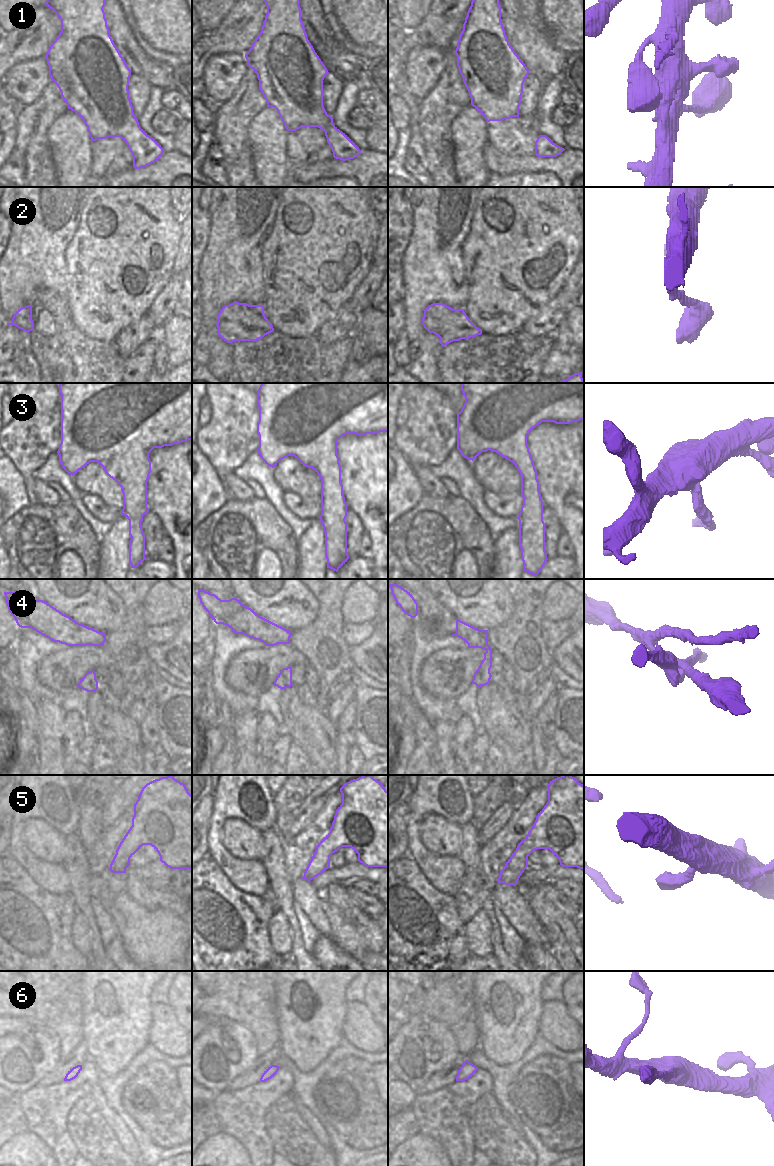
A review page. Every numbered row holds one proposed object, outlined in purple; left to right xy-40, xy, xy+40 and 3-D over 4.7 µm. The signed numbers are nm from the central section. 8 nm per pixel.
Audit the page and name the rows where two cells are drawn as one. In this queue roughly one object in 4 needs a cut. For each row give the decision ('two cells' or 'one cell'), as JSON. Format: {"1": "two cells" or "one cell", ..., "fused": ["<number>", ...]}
{"1": "one cell", "2": "one cell", "3": "two cells", "4": "two cells", "5": "one cell", "6": "one cell", "fused": ["3", "4"]}

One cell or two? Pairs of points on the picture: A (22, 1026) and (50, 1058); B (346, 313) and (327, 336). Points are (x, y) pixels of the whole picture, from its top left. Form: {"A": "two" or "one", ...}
{"A": "two", "B": "one"}

